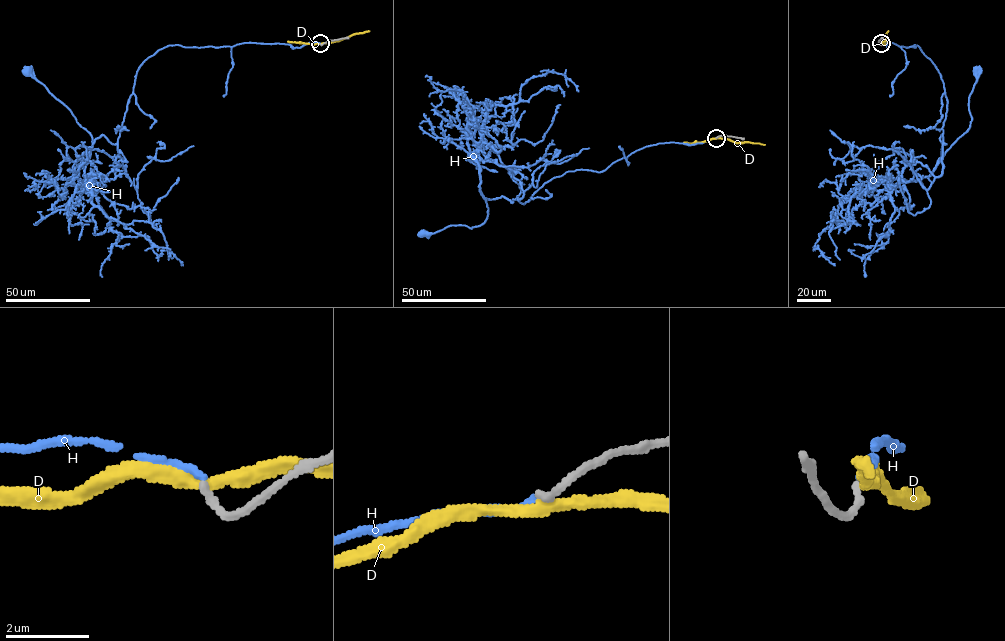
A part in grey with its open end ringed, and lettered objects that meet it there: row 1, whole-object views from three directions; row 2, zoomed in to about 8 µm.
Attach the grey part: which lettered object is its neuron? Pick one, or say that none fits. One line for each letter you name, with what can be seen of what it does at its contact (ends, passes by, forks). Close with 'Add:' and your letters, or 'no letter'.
H: it ends
Add: H

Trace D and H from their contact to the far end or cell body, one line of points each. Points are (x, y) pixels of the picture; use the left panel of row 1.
D: (320, 44), (369, 31)
H: (320, 43), (160, 49), (139, 68), (117, 143), (101, 135), (89, 158), (90, 134), (27, 73)

